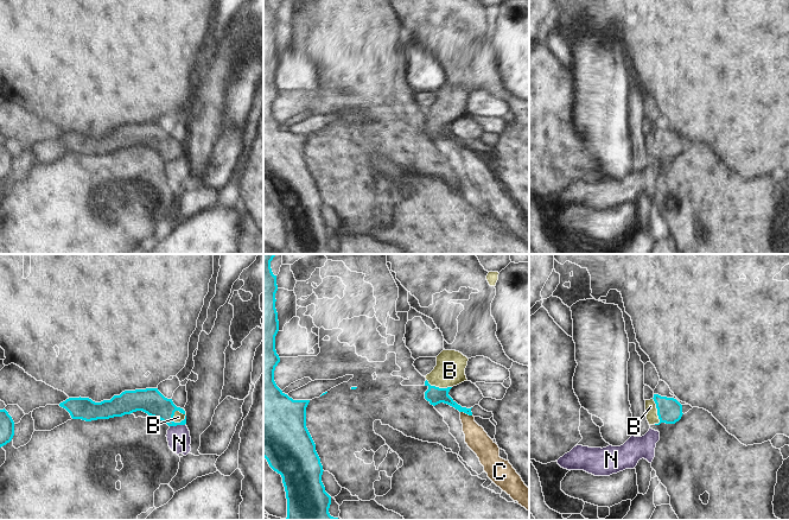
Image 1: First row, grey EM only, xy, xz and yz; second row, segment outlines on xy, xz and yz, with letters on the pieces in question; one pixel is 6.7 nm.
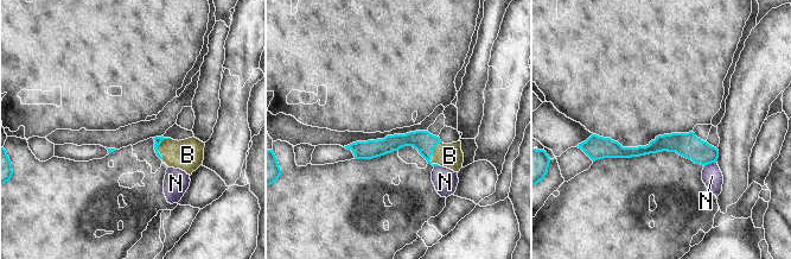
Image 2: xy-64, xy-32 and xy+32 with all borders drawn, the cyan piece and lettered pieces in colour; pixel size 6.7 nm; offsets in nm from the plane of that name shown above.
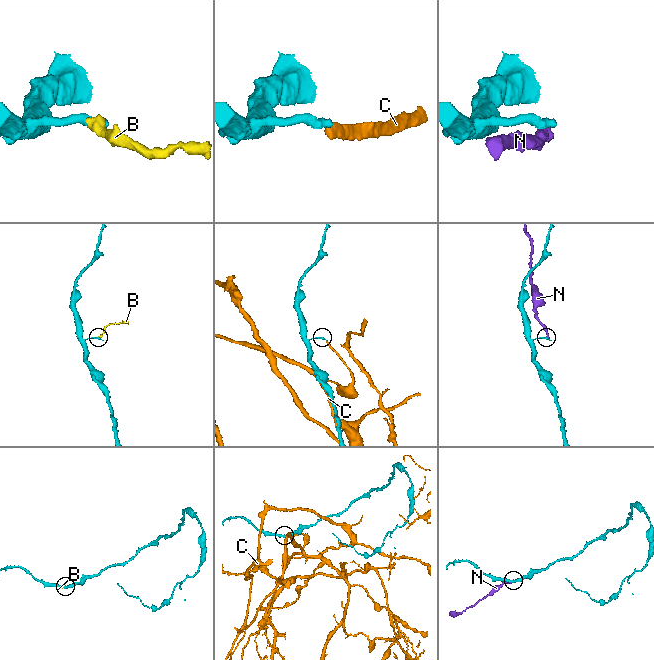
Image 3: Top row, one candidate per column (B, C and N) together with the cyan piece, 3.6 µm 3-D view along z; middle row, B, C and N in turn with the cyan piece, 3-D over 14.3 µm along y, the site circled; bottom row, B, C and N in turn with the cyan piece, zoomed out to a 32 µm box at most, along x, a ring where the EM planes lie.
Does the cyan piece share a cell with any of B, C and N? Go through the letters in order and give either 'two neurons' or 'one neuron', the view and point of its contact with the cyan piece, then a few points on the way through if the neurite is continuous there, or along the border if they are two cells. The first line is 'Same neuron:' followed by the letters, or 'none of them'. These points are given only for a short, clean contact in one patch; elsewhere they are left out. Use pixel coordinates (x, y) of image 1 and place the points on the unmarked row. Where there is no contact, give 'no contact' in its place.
Same neuron: B
B: one neuron | xy (185, 152) | across xy (153, 137), (185, 152), (178, 151)
C: two neurons | xz (466, 147) | along xz (460, 145), (471, 150)
N: two neurons | xy (177, 158) | along xy (184, 158), (170, 160)

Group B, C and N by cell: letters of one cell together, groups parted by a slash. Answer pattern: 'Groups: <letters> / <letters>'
Groups: B / C N

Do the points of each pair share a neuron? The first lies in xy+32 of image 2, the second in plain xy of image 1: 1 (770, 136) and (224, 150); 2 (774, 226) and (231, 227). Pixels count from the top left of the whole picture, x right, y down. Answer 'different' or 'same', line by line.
1: same
2: different

